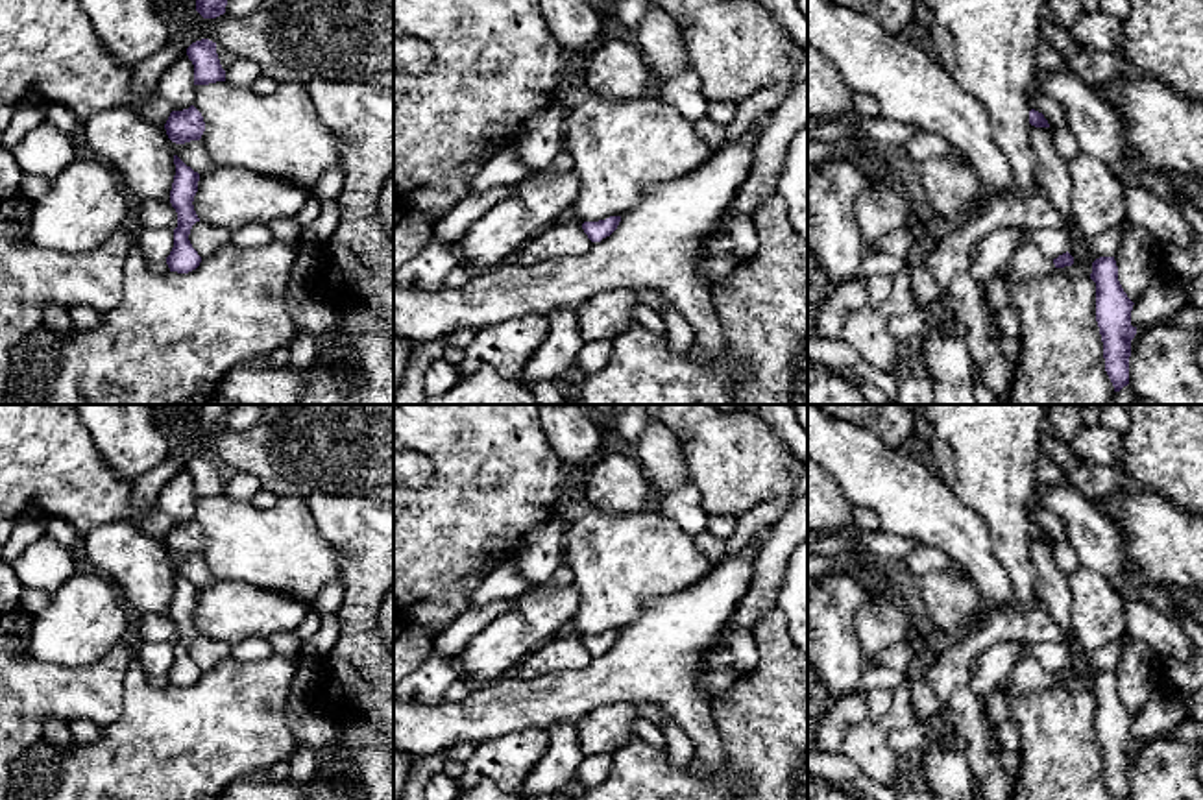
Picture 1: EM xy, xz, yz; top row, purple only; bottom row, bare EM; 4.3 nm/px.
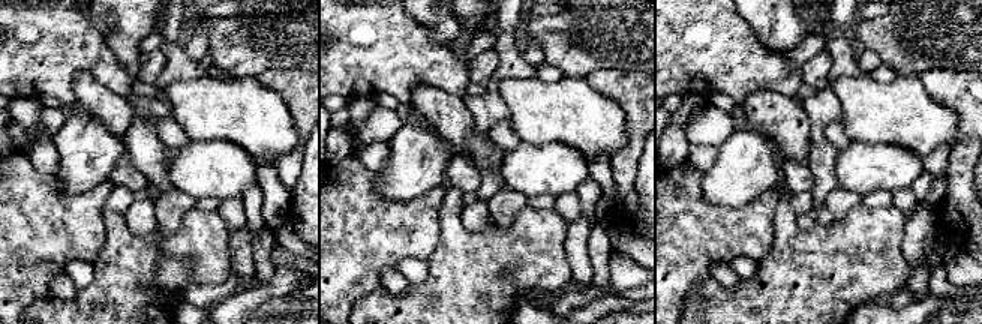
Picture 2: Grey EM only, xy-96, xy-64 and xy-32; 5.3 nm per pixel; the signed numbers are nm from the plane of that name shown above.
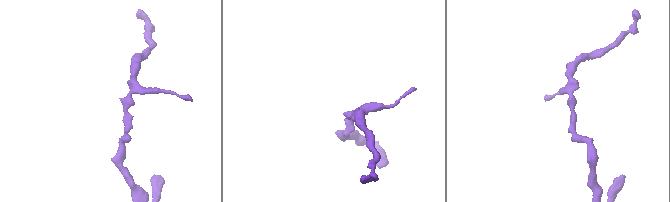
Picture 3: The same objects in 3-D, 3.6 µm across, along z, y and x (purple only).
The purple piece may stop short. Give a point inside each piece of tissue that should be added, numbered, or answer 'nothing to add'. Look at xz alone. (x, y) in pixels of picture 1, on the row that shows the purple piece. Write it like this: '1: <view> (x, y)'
nothing to add

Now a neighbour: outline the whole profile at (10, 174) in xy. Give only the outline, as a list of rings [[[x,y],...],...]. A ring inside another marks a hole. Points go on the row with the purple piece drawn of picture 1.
[[[0,146],[0,201],[20,192],[22,176],[13,150]]]

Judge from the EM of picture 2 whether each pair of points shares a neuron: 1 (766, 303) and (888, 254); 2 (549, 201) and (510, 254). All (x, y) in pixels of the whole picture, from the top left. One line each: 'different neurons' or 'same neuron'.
1: same neuron
2: different neurons

